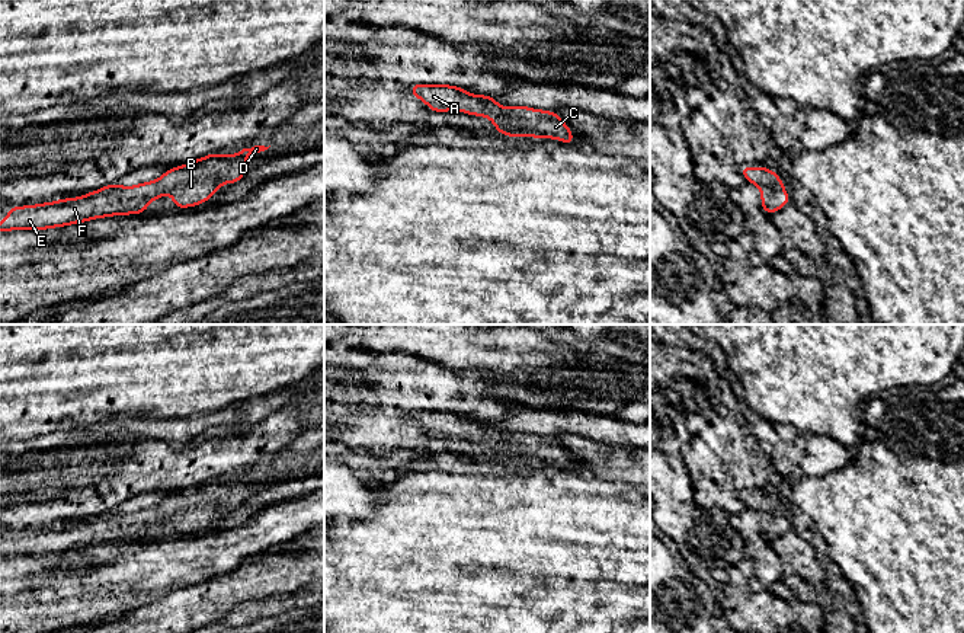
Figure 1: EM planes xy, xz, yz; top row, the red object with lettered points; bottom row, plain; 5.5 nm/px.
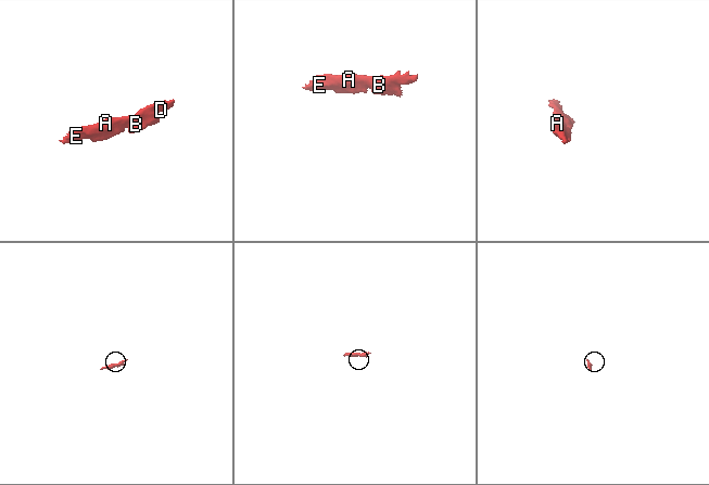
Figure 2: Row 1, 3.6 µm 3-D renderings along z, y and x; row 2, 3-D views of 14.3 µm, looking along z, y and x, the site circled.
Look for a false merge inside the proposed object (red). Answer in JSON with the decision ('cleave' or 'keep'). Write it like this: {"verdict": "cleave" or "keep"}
{"verdict": "keep"}

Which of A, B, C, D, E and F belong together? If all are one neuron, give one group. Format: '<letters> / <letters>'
A B C D E F

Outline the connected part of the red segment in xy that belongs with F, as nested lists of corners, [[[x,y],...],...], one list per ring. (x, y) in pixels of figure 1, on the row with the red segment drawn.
[[[254,146],[234,156],[214,153],[176,169],[167,169],[158,179],[135,186],[111,183],[79,198],[10,207],[10,212],[0,221],[0,231],[48,230],[102,217],[141,214],[153,199],[169,194],[176,208],[195,207],[208,201],[224,182],[236,183],[243,179],[247,156],[268,148]]]

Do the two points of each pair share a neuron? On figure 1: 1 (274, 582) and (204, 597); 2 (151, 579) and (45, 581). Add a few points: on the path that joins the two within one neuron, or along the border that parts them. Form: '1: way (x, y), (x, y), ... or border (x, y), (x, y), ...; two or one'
1: way (256, 582), (247, 582), (221, 594); one
2: way (125, 579), (71, 581); one

